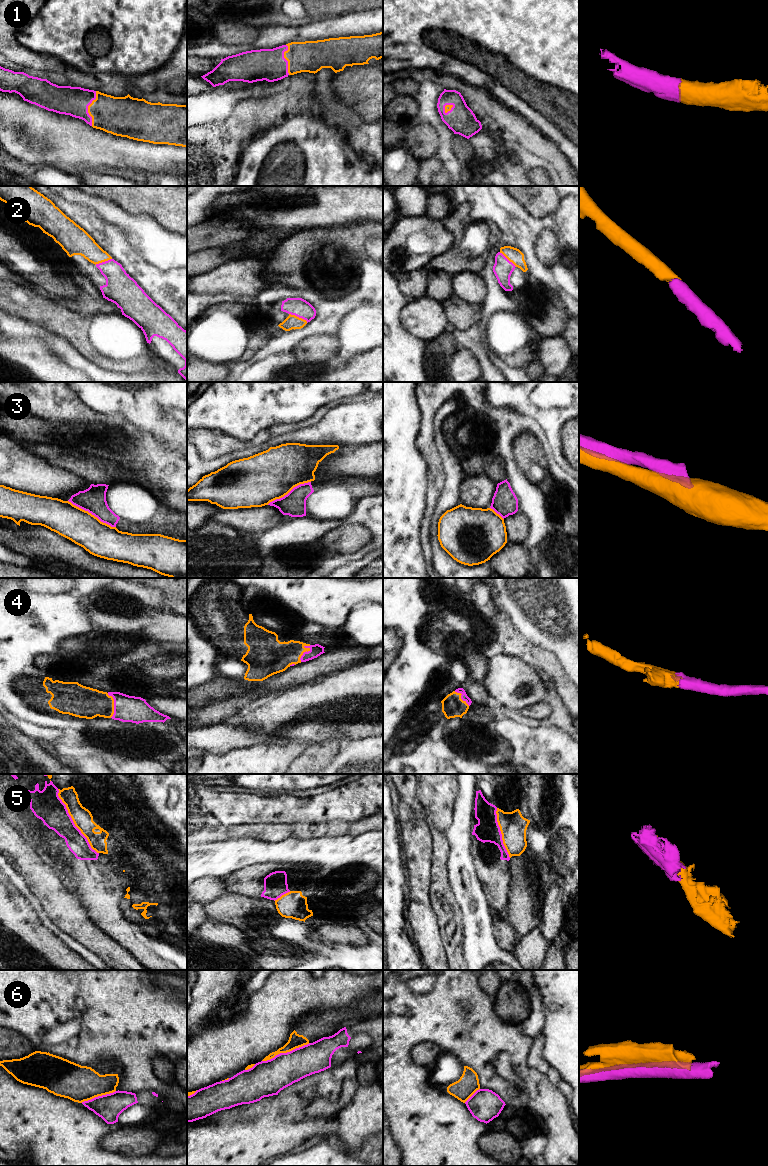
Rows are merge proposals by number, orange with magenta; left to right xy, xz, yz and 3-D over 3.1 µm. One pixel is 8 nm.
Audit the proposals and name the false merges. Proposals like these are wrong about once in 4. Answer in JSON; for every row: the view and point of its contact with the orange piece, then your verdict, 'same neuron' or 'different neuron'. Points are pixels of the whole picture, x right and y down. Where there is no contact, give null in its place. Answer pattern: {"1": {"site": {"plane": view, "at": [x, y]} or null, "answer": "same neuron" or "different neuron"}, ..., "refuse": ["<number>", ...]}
{"1": {"site": {"plane": "xy", "at": [88, 108]}, "answer": "same neuron"}, "2": {"site": {"plane": "xz", "at": [298, 317]}, "answer": "same neuron"}, "3": {"site": {"plane": "xy", "at": [91, 514]}, "answer": "different neuron"}, "4": {"site": {"plane": "xz", "at": [304, 651]}, "answer": "same neuron"}, "5": {"site": {"plane": "xy", "at": [73, 821]}, "answer": "different neuron"}, "6": {"site": {"plane": "xz", "at": [285, 1052]}, "answer": "different neuron"}, "refuse": ["3", "5", "6"]}

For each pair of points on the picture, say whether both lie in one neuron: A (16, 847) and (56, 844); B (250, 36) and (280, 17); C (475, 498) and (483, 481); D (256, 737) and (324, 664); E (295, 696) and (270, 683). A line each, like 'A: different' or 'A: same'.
A: different
B: different
C: same
D: different
E: different

